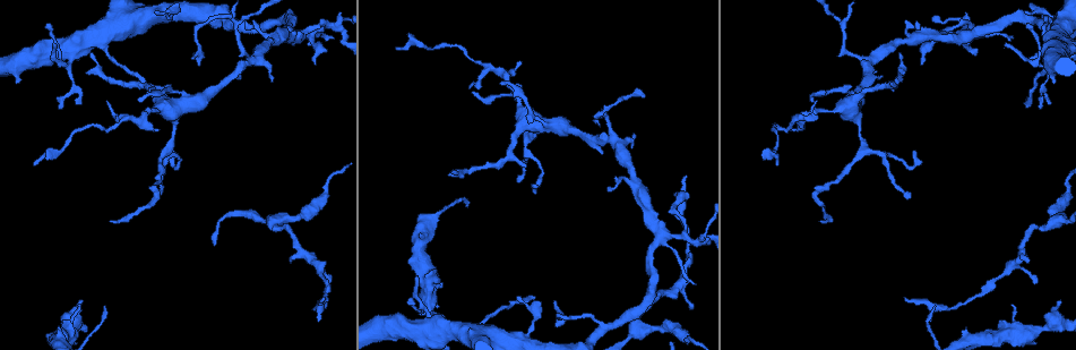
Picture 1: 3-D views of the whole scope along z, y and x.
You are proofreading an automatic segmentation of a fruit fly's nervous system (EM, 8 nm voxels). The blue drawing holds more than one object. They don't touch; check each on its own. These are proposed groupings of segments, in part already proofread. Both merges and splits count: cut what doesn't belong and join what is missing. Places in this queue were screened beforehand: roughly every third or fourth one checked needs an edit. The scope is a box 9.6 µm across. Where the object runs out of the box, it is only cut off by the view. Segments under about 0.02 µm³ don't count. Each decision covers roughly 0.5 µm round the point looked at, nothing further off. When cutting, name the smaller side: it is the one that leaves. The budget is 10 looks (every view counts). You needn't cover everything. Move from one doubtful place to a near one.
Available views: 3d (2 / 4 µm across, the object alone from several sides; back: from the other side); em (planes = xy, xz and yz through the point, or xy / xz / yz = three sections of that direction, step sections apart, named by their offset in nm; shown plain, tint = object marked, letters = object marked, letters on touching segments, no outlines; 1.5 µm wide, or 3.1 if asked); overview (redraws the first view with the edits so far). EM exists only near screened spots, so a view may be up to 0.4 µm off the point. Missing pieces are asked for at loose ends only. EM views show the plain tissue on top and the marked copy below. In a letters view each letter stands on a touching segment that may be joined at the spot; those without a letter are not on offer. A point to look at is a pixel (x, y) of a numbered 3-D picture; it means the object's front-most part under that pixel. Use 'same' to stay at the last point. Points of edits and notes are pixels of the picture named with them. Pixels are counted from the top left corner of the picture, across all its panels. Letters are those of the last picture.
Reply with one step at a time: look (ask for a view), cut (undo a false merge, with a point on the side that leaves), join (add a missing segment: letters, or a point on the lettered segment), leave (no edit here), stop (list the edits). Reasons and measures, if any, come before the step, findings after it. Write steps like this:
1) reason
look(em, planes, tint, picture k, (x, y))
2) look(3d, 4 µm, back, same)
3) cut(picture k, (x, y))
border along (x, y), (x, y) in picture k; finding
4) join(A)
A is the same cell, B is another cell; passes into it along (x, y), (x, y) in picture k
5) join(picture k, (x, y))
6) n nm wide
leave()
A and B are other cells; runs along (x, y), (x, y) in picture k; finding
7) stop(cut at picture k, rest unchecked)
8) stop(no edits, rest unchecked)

sudden change in width
look(em, planes, letters, picture 1, (241, 26))

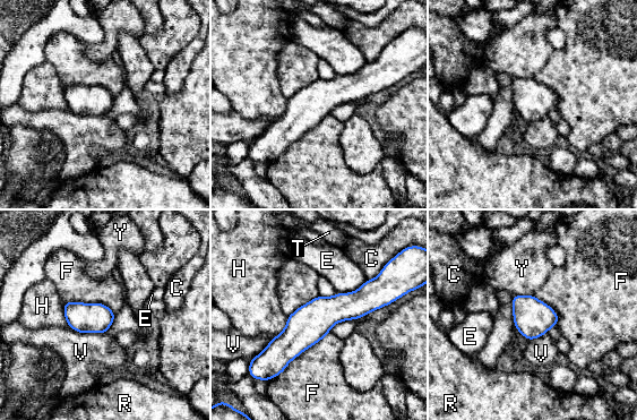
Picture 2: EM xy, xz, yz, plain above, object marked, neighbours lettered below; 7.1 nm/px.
leave()
C, E, F, H, R, T, V and Y are other cells; one neuron here

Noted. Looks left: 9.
sudden change in width
look(3d, 4 µm, picture 1, (870, 59))

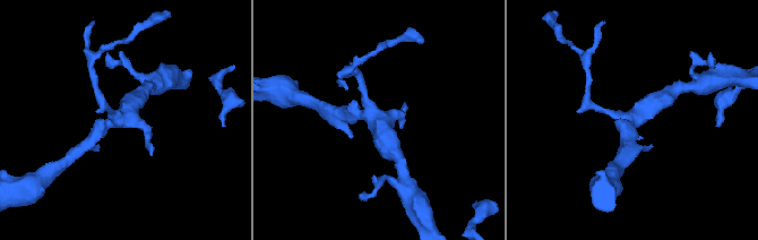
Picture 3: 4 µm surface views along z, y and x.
now the EM
look(em, planes, tint, picture 3, (371, 116))

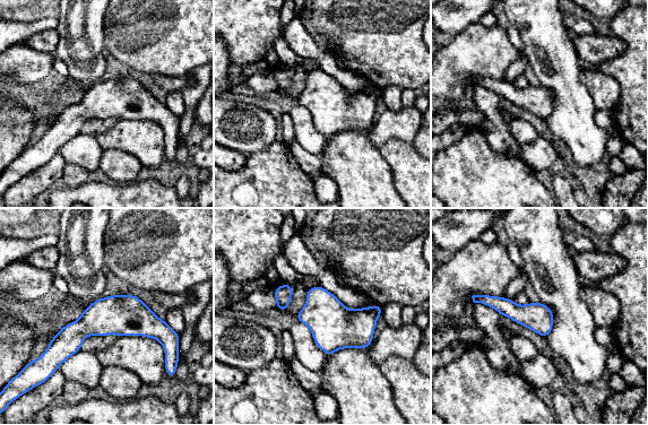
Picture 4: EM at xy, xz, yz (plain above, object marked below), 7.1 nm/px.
what lies round it
look(em, planes, letters, same)

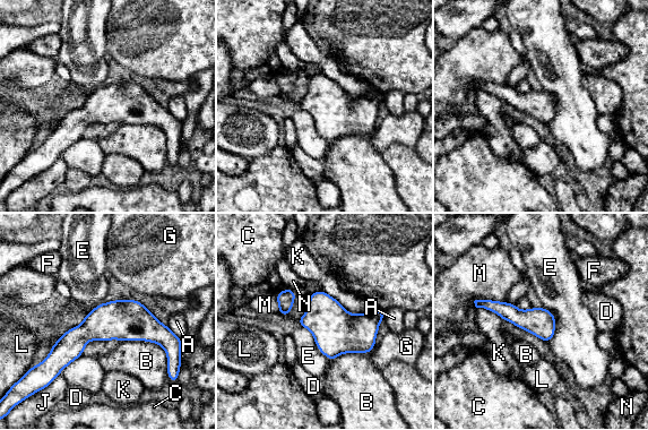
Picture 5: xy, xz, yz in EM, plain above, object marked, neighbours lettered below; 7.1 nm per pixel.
B touches over 400 nm
leave()
A, B, C, D, E, F, G, J, K, L, M and N are other cells; continuous, no second neuron

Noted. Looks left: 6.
tapers out
look(em, xy, step 4, tint, picture 1, (157, 131))

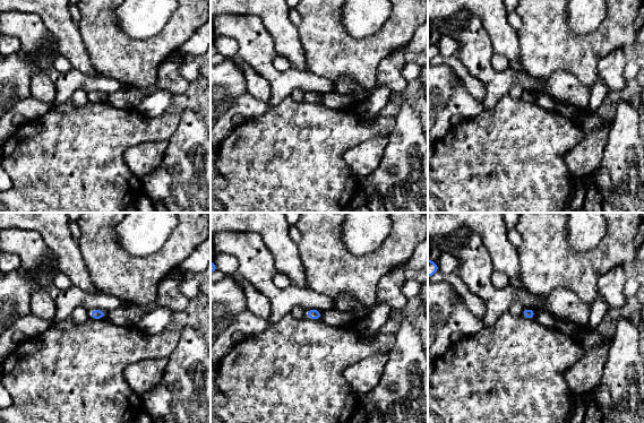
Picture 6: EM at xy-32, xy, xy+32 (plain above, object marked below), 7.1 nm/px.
look(em, planes, letters, same)

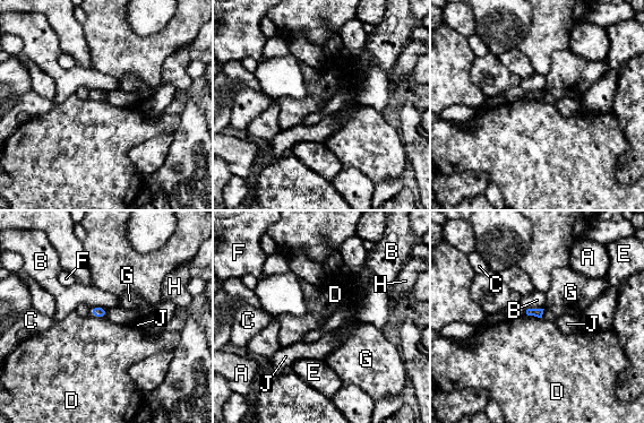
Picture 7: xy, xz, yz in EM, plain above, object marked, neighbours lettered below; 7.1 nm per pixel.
B touches over 130 nm
leave()
A, B, C, D, E, F, G, H and J are other cells; border along (525, 313), (541, 318) in picture 7; no lettered segment goes on from it

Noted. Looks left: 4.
look(em, xy, step 8, letters, picture 1, (428, 278))

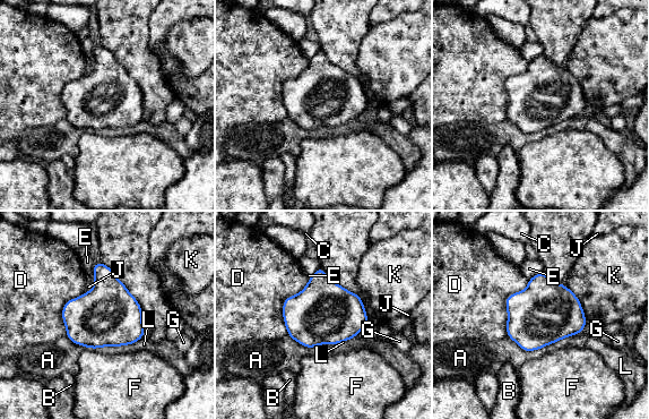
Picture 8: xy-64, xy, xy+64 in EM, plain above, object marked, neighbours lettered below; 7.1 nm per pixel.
D touches over 440 nm
leave()
A, B, C, D, E, F, G, J, K and L are other cells; continuous, no second neuron

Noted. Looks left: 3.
stop(no edits, rest unchecked)

